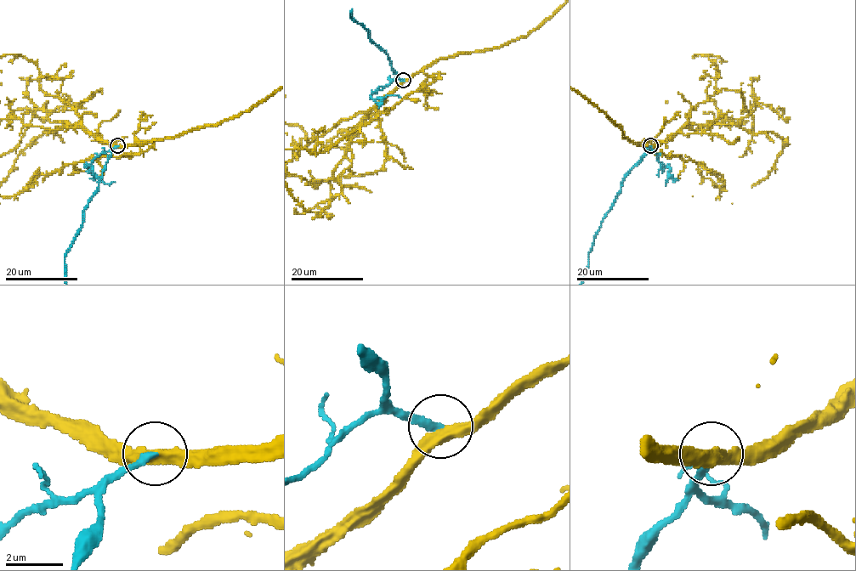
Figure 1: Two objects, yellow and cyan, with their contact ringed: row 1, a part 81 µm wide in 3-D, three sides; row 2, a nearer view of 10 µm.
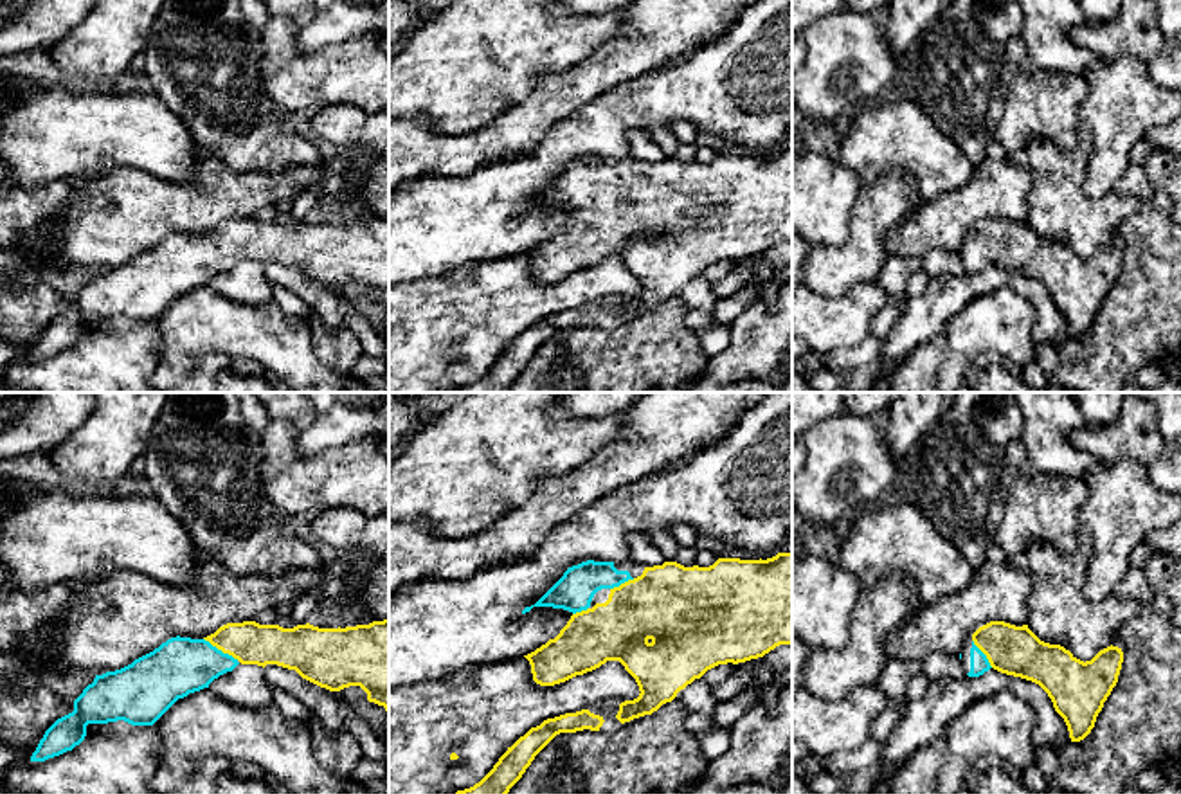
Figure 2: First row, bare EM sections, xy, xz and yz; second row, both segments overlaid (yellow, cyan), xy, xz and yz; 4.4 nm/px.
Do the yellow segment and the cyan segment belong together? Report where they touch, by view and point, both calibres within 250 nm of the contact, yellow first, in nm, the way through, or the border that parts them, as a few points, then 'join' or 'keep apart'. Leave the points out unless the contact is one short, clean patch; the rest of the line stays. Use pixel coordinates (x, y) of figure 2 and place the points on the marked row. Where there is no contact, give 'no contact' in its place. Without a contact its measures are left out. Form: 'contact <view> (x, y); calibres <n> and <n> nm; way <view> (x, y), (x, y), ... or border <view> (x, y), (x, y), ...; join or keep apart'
contact xy (222, 650); calibres 190 and 260 nm; join

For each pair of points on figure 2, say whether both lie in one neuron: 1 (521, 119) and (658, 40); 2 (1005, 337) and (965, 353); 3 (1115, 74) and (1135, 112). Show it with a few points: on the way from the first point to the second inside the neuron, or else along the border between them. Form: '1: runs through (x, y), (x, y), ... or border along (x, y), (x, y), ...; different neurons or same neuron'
1: runs through (555, 96), (623, 58); same neuron
2: runs through (996, 337), (982, 337), (974, 344); same neuron
3: runs through (1115, 83), (1126, 103); same neuron

